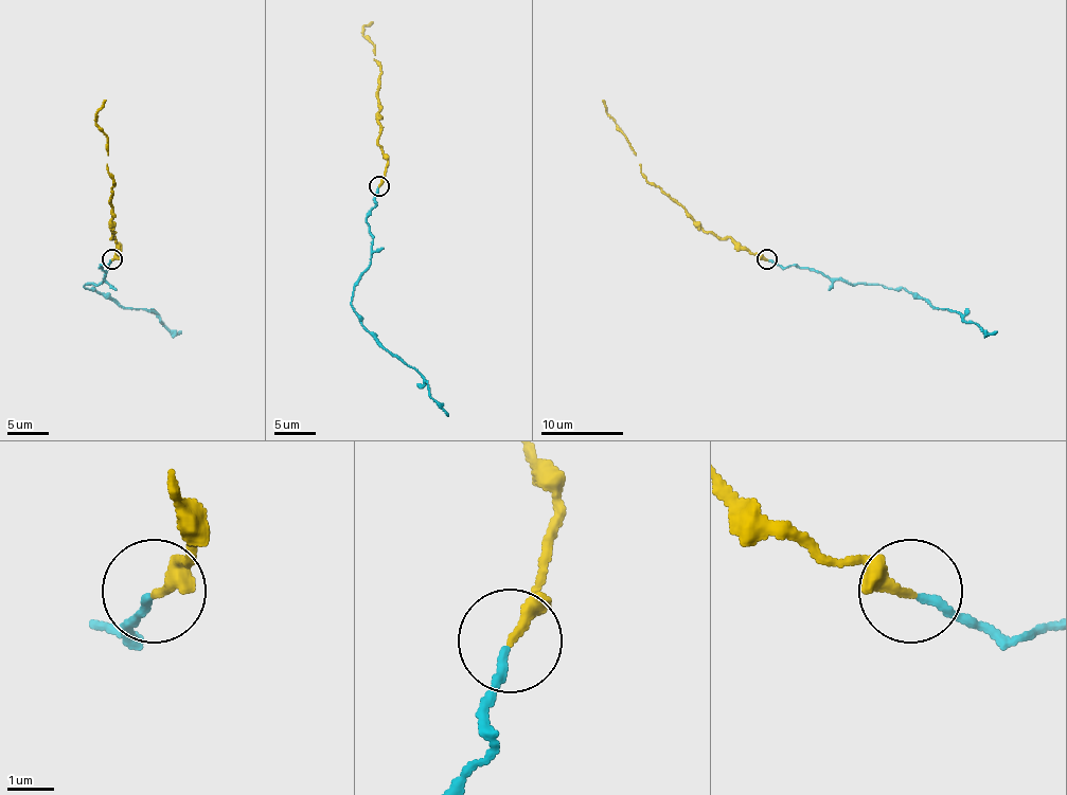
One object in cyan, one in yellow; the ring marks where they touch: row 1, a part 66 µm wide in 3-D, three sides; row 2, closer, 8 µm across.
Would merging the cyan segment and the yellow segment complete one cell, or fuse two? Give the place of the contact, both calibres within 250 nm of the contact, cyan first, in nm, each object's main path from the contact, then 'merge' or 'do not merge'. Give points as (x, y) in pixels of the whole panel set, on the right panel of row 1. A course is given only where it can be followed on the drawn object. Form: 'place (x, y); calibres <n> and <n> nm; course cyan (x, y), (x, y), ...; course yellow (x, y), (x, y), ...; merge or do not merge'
place (766, 258); calibres 180 and 170 nm; course cyan (767, 259), (854, 284), (905, 288), (937, 309), (957, 311), (965, 321), (974, 321), (990, 333), (996, 331); course yellow (767, 259), (741, 249), (730, 238), (717, 238), (650, 183), (626, 138), (602, 101); merge

